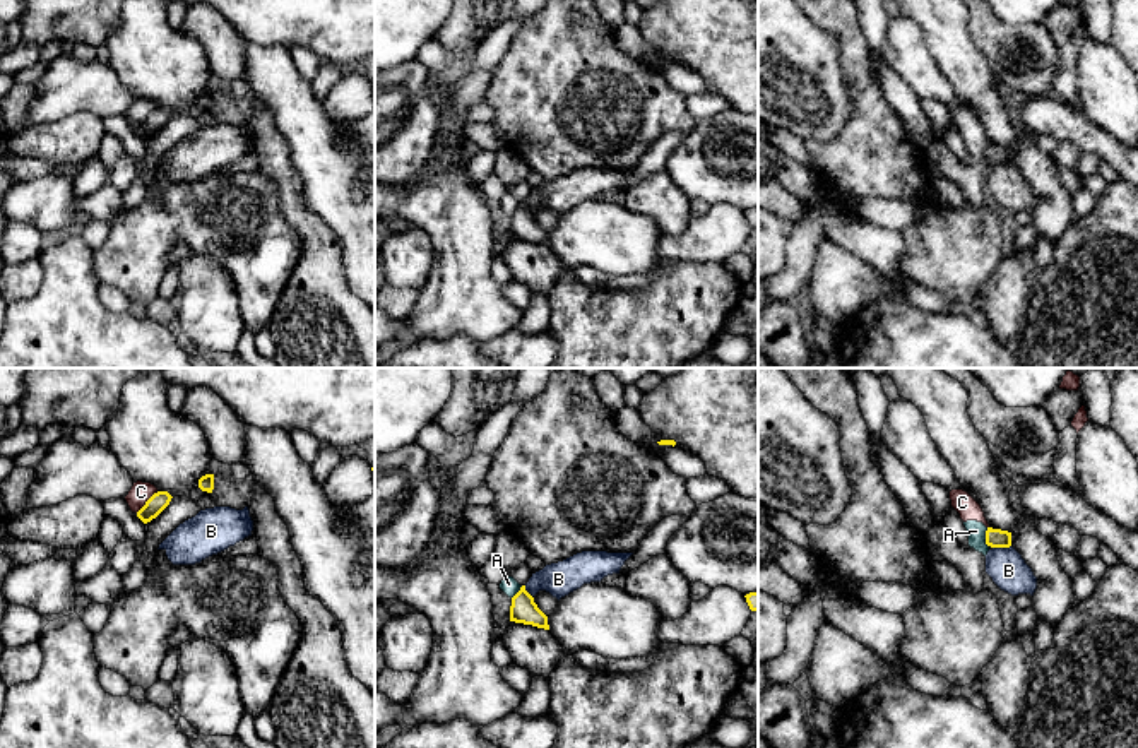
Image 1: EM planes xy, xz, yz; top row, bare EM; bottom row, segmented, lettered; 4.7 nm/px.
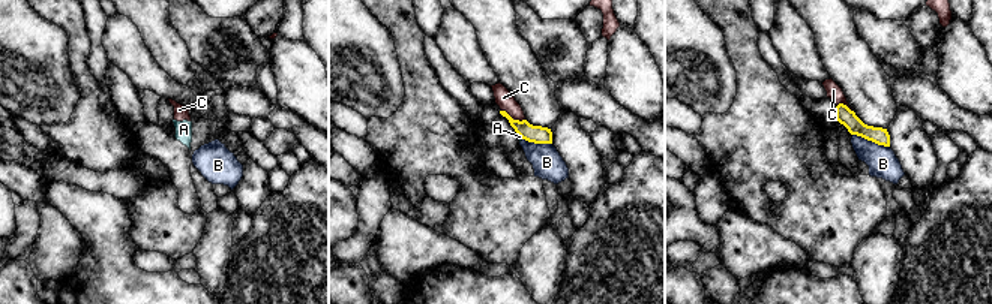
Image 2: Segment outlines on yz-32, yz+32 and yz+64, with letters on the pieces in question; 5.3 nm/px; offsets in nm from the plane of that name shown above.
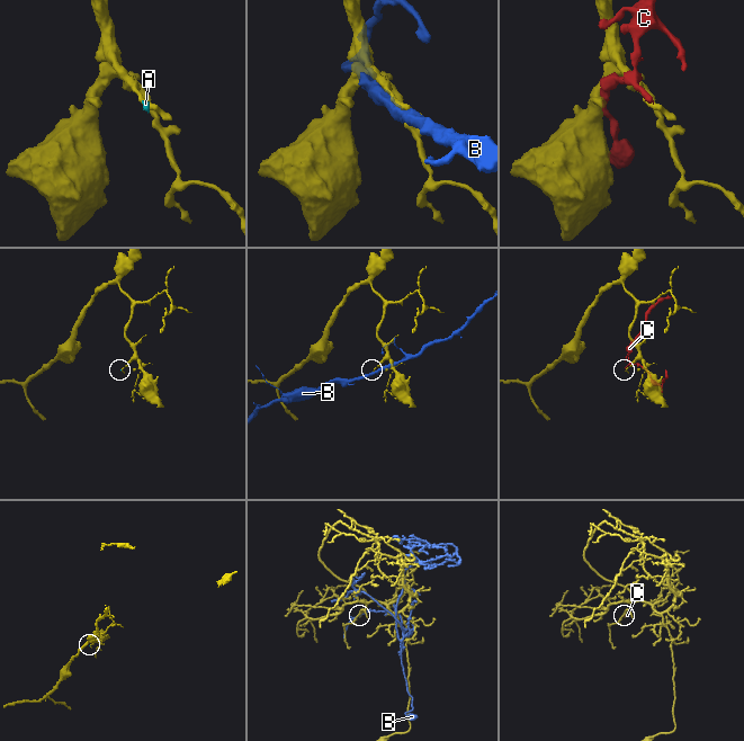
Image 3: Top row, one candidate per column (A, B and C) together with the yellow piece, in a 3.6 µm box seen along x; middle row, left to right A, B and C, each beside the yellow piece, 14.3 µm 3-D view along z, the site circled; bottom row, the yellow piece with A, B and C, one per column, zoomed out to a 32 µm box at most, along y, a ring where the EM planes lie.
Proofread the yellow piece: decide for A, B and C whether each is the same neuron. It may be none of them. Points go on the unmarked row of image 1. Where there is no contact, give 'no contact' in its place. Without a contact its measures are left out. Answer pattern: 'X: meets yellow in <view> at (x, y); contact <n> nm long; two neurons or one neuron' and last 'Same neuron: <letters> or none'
A: meets yellow in yz at (986, 154); contact 100 nm long; two neurons
B: meets yellow in yz at (1001, 163); contact 90 nm long; two neurons
C: meets yellow in xy at (146, 118); contact 150 nm long; two neurons
Same neuron: none

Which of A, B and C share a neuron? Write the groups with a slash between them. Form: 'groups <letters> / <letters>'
groups A C / B

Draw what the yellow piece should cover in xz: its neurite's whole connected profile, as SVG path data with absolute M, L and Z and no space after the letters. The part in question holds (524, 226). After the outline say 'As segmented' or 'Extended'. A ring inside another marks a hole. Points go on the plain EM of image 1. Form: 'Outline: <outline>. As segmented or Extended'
Outline: M525 202L512 214L510 238L549 246L548 233L537 224Z. As segmented

